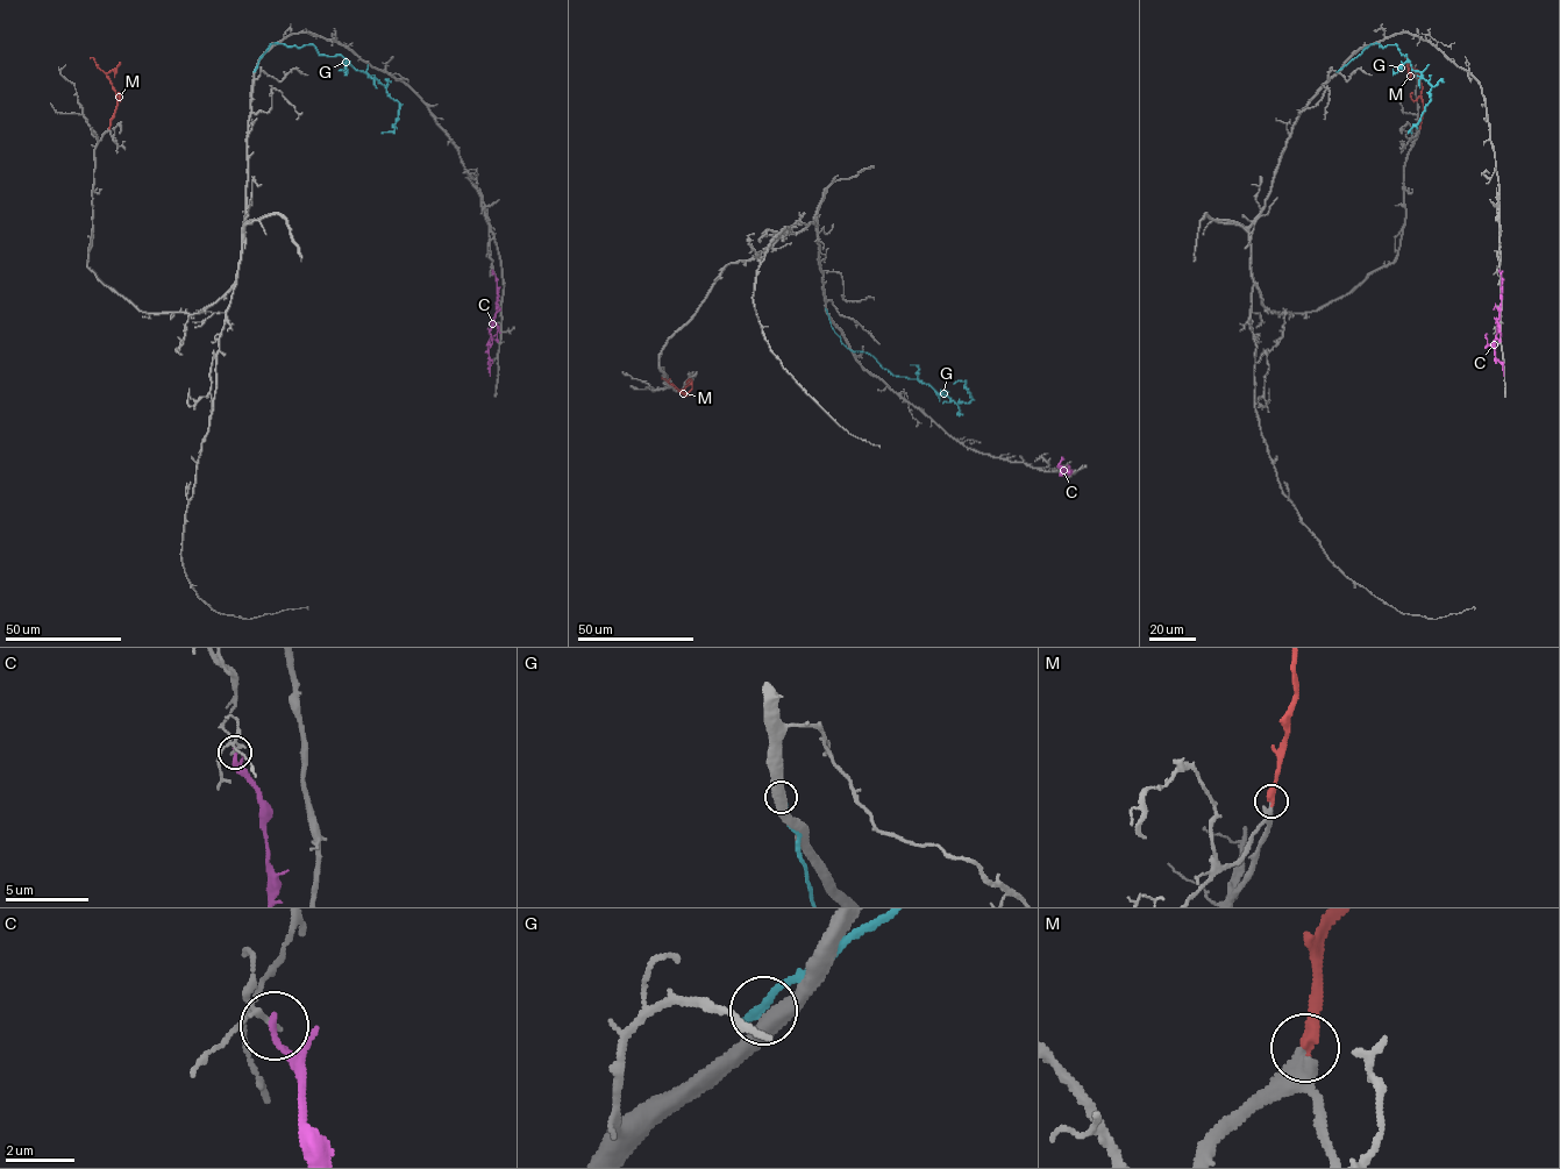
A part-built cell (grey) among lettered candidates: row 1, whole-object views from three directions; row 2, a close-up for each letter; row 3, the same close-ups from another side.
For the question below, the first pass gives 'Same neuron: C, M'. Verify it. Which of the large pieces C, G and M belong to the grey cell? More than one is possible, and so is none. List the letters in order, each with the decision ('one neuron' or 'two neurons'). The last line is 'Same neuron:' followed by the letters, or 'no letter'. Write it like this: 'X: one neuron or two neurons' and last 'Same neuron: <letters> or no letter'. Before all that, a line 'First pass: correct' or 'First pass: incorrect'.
First pass: incorrect
C: two neurons
G: two neurons
M: one neuron
Same neuron: M

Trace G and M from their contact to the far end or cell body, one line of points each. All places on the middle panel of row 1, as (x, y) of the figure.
G: (826, 311), (847, 348), (955, 404), (968, 403), (966, 382), (953, 383)
M: (681, 392), (689, 394), (678, 391), (691, 380), (686, 382)

